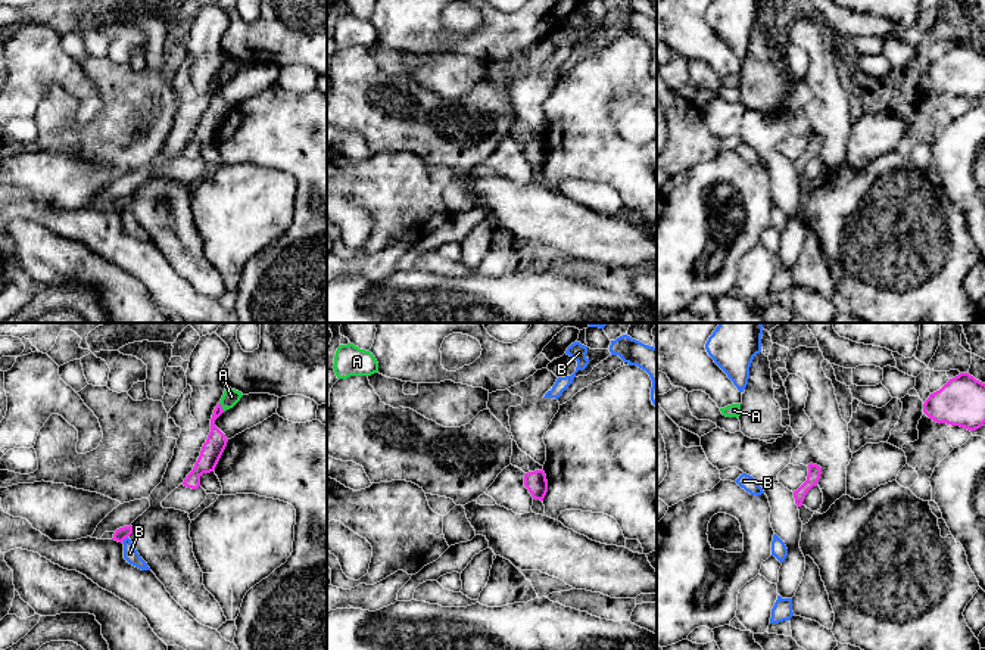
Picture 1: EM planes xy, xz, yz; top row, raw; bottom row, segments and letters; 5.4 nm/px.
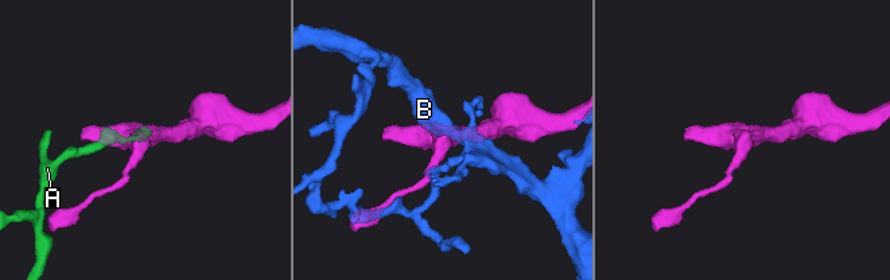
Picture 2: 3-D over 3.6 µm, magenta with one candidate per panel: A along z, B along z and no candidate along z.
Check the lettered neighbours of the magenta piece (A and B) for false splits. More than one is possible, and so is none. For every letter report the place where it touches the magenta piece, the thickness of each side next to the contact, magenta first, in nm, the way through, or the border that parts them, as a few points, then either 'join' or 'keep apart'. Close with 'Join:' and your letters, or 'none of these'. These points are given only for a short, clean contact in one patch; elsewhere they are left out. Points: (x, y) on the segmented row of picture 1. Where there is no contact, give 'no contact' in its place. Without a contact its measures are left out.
A: xy (221, 407) | 120/90 nm | along xy (218, 403), (224, 410) | keep apart
B: xy (124, 538) | 70/80 nm | keep apart
Join: none of these

